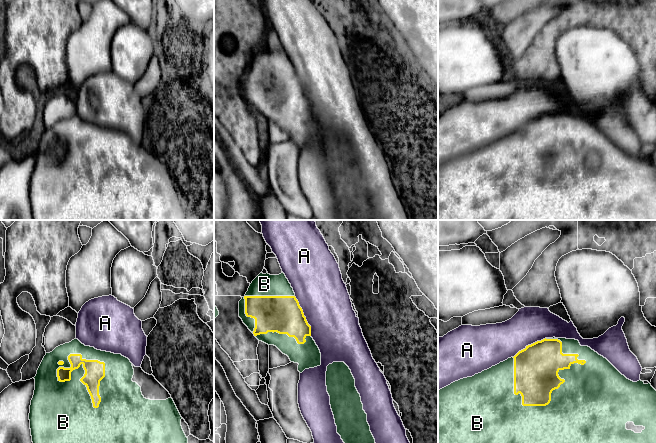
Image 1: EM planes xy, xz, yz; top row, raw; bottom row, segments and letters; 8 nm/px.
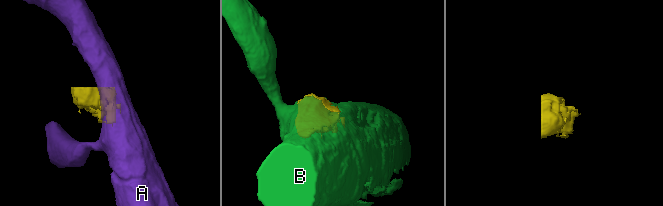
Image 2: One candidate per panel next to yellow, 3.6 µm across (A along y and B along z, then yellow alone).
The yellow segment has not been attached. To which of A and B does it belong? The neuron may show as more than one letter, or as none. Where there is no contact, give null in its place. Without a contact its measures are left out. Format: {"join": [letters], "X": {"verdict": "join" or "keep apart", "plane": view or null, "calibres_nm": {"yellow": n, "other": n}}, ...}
{"join": ["B"], "A": {"verdict": "keep apart", "plane": "xz", "calibres_nm": {"yellow": 300, "other": 400}}, "B": {"verdict": "join", "plane": "xy", "calibres_nm": {"yellow": 160, "other": 300}}}

